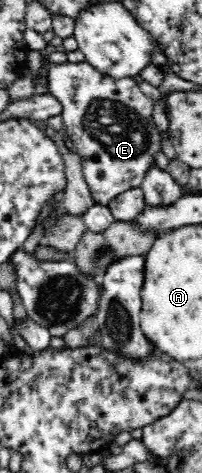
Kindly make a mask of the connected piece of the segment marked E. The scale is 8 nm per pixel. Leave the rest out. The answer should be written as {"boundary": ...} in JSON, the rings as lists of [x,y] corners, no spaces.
{"boundary":[[[44,62],[47,69],[49,91],[63,106],[63,128],[71,138],[81,163],[83,178],[87,182],[93,202],[107,206],[117,195],[139,188],[147,169],[155,162],[155,156],[162,151],[159,129],[153,121],[153,101],[147,97],[135,82],[134,77],[111,78],[95,69],[89,62],[56,64]]]}

